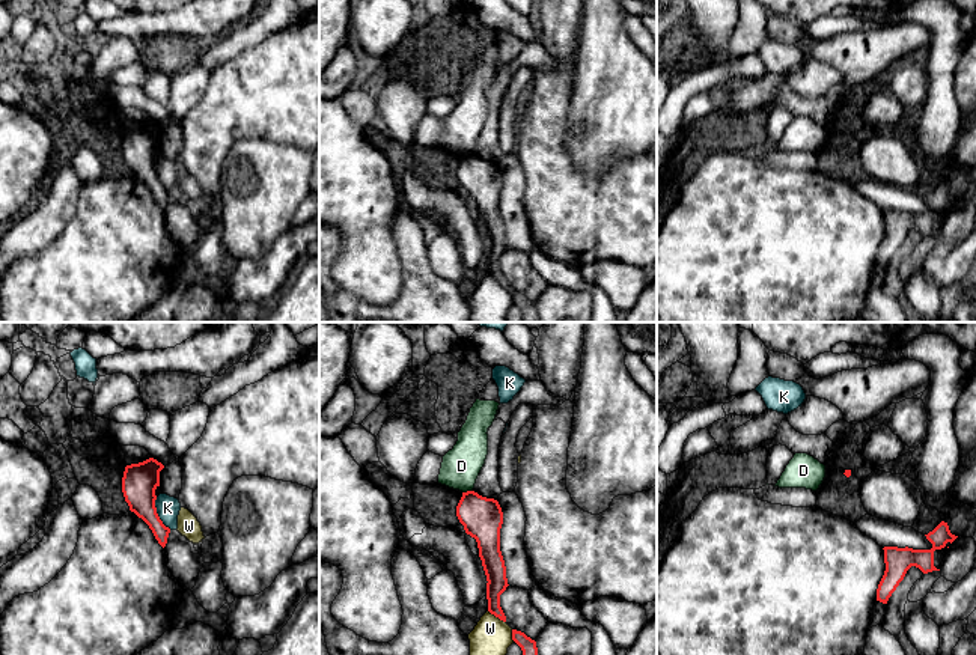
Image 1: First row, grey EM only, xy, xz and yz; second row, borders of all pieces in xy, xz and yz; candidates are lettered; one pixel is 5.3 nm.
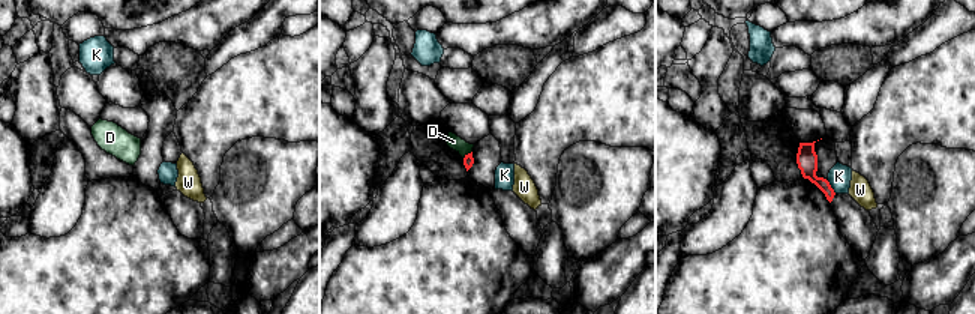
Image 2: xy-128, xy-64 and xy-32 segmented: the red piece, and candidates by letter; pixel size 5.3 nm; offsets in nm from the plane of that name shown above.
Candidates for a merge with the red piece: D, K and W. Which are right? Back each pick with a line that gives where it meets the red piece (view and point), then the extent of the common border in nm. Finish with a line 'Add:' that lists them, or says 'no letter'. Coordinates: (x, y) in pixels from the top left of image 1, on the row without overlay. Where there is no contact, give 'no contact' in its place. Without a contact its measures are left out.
Add: no letter

